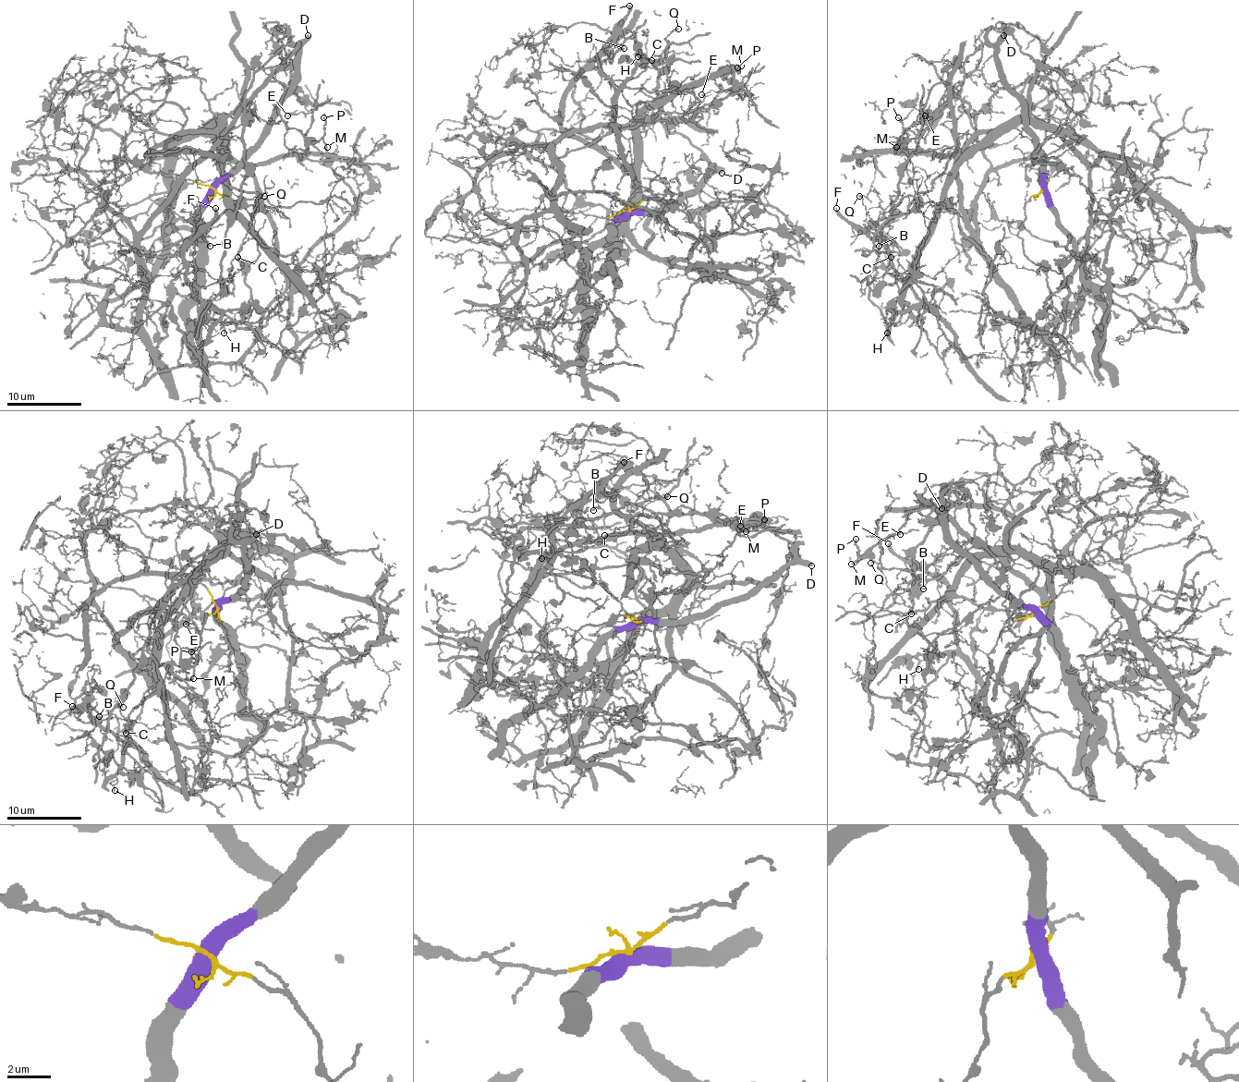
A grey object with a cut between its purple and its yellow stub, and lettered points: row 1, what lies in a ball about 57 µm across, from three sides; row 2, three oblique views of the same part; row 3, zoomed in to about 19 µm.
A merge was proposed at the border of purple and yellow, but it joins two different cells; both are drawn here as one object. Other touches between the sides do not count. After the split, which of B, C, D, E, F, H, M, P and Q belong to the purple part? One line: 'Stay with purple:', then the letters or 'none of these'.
Stay with purple: B, C, D, E, F, H, M, P, Q

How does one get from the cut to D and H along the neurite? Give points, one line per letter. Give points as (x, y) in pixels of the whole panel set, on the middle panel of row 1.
D: (626, 211), (663, 211), (688, 194), (710, 168), (722, 174)
H: (626, 211), (663, 211), (709, 174), (660, 123), (639, 28), (645, 68), (617, 89), (637, 57)

